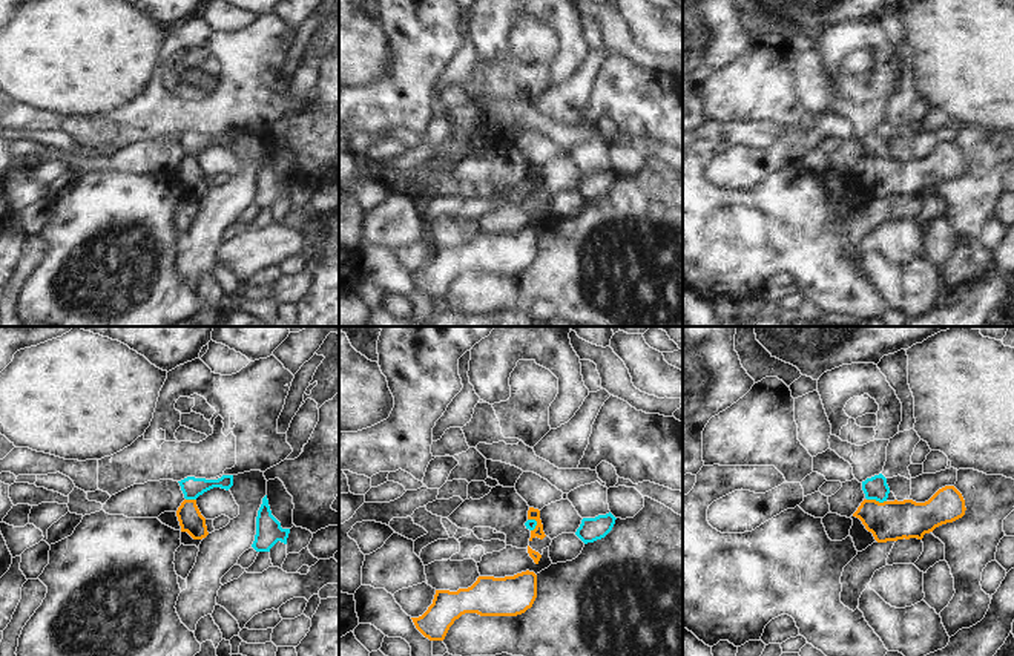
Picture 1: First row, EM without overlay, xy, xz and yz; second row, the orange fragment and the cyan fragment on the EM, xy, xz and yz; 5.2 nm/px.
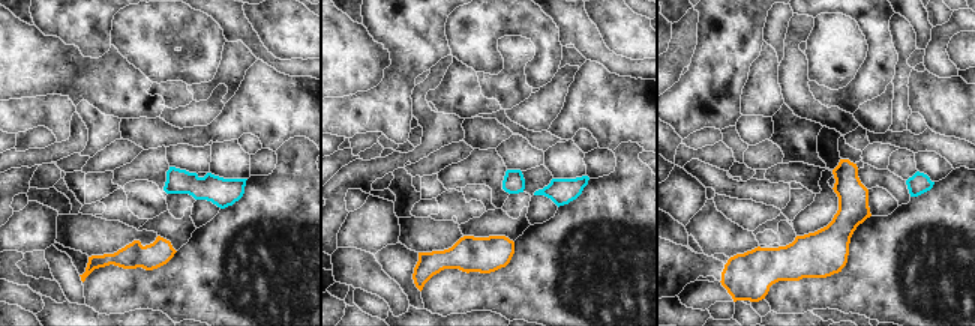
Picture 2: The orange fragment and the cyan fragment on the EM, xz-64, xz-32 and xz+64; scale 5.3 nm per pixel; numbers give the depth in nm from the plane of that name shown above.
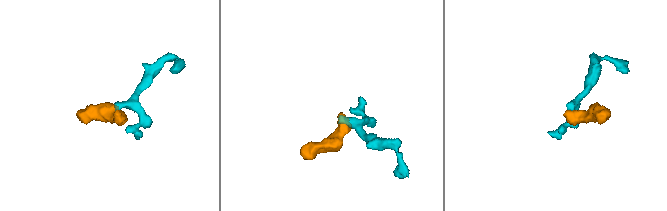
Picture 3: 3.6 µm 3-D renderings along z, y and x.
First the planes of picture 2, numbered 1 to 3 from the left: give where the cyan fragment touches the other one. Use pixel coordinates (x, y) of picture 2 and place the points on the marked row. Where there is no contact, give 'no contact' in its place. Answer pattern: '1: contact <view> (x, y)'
1: no contact
2: no contact
3: no contact

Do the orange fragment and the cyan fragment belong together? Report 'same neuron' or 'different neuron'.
different neuron

